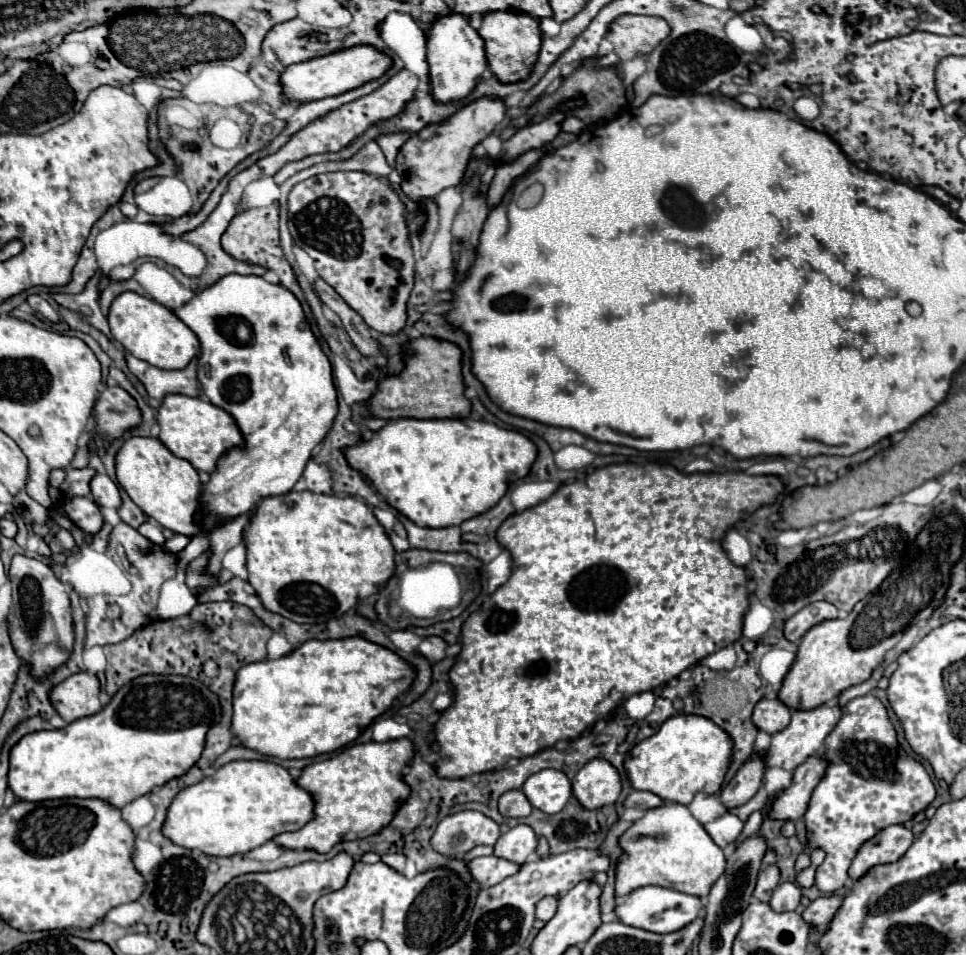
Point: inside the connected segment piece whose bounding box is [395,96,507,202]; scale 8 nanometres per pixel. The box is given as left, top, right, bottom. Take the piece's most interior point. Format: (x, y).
(435, 158)

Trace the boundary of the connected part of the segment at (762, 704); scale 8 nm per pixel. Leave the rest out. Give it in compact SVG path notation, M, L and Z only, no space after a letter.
M761 698L753 710L755 726L769 734L781 732L789 724L789 718L791 718L791 710L779 698L773 698L773 700Z

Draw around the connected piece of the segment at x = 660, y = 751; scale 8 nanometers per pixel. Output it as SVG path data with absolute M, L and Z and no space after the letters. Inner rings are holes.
M695 714L667 718L661 728L639 742L625 758L625 770L633 788L649 790L669 802L689 804L697 792L715 794L721 790L733 754L731 736L713 720Z

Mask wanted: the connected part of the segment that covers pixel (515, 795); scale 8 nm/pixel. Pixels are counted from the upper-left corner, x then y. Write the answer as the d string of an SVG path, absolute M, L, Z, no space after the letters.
M509 790L499 798L499 812L505 818L523 818L529 816L531 810L533 806L521 790Z

